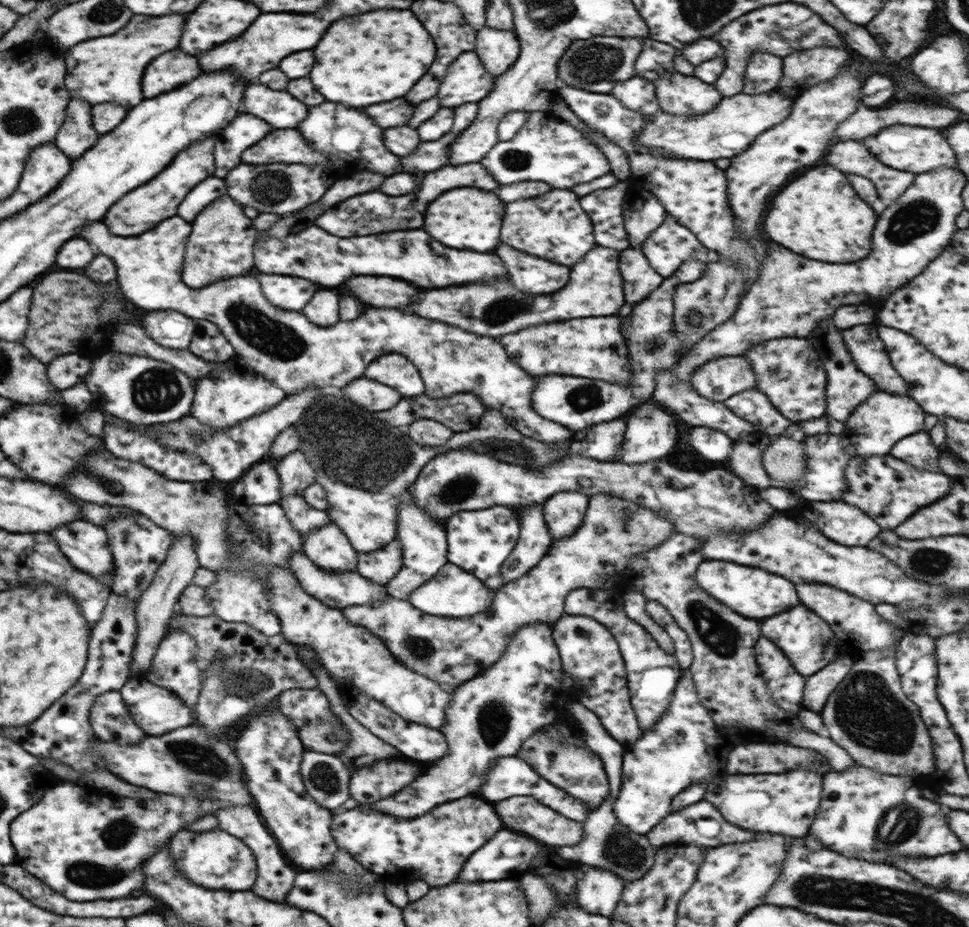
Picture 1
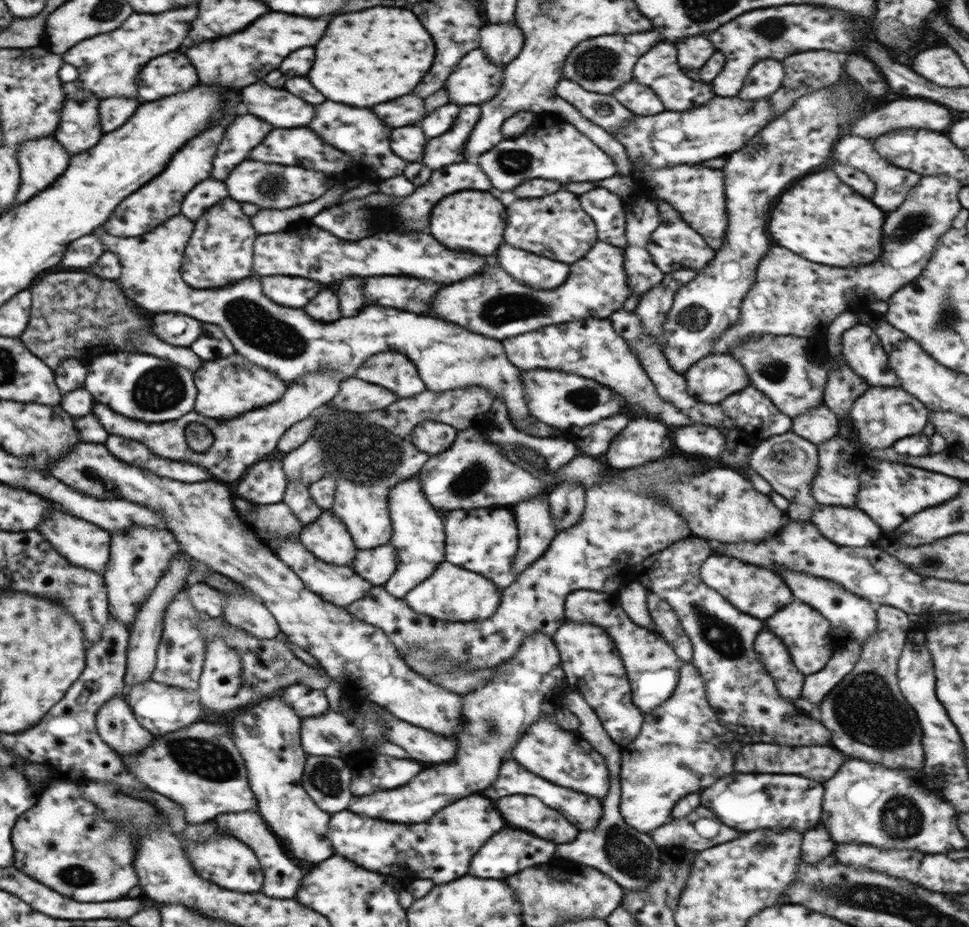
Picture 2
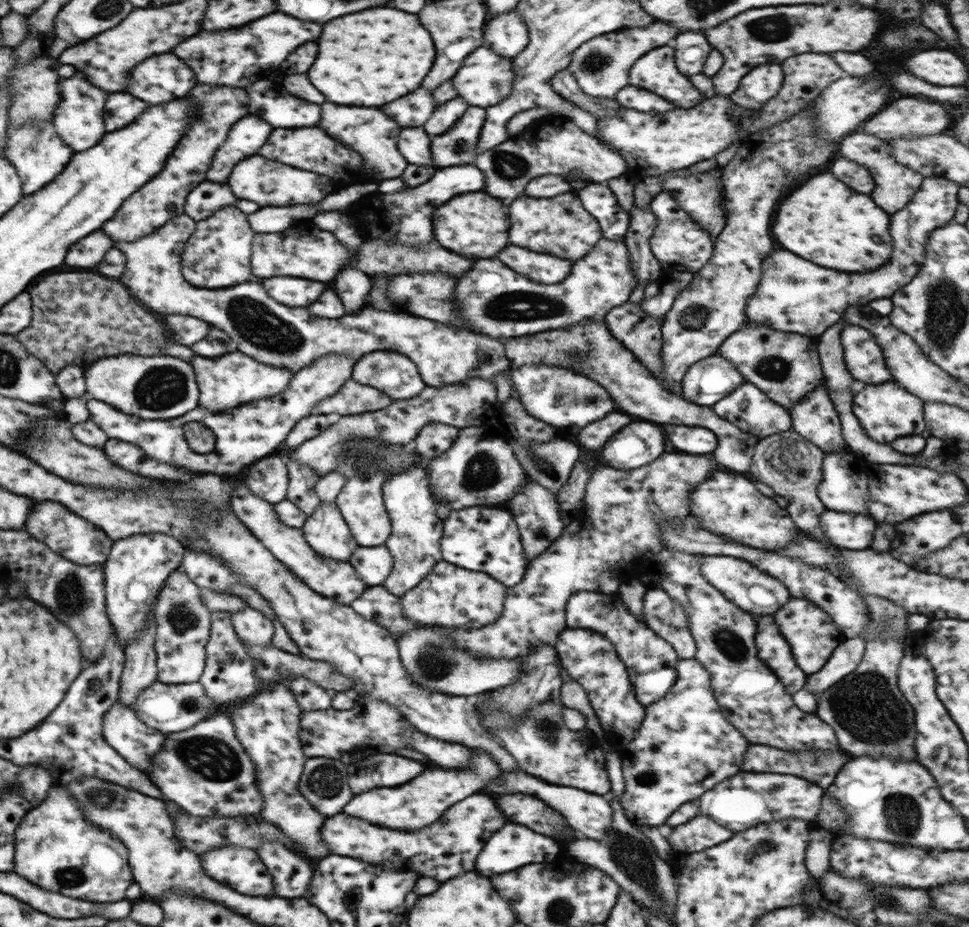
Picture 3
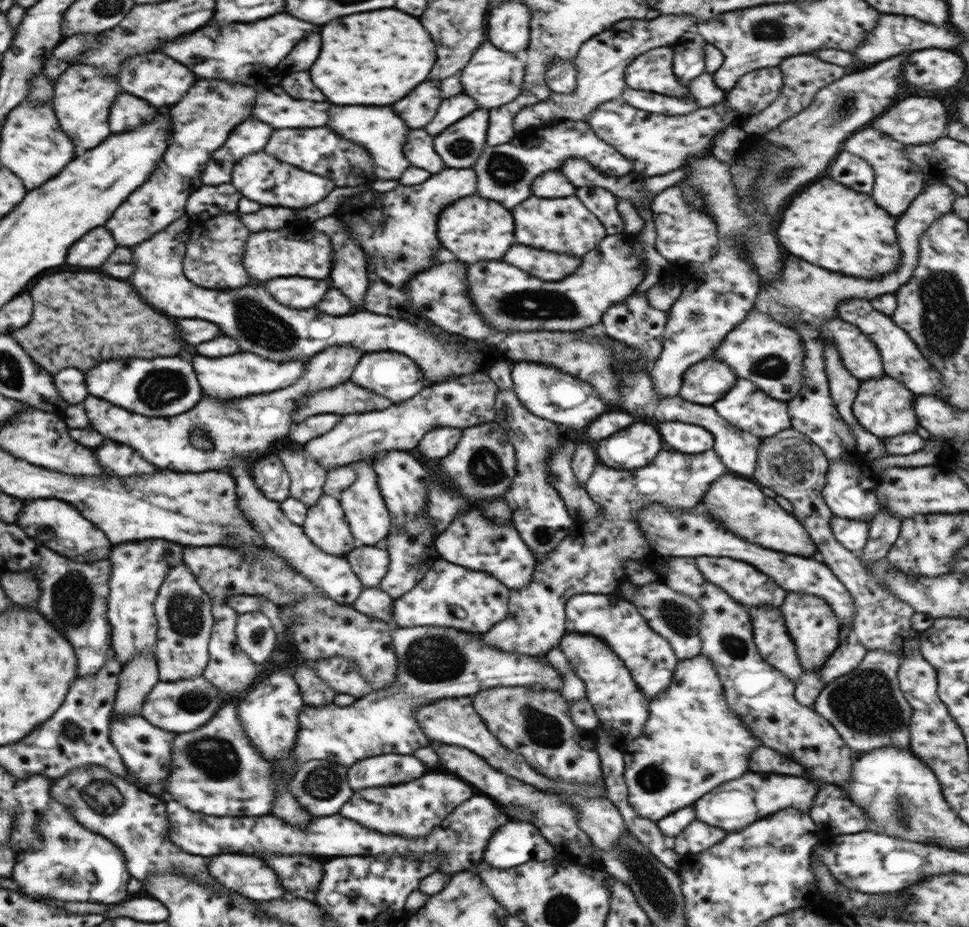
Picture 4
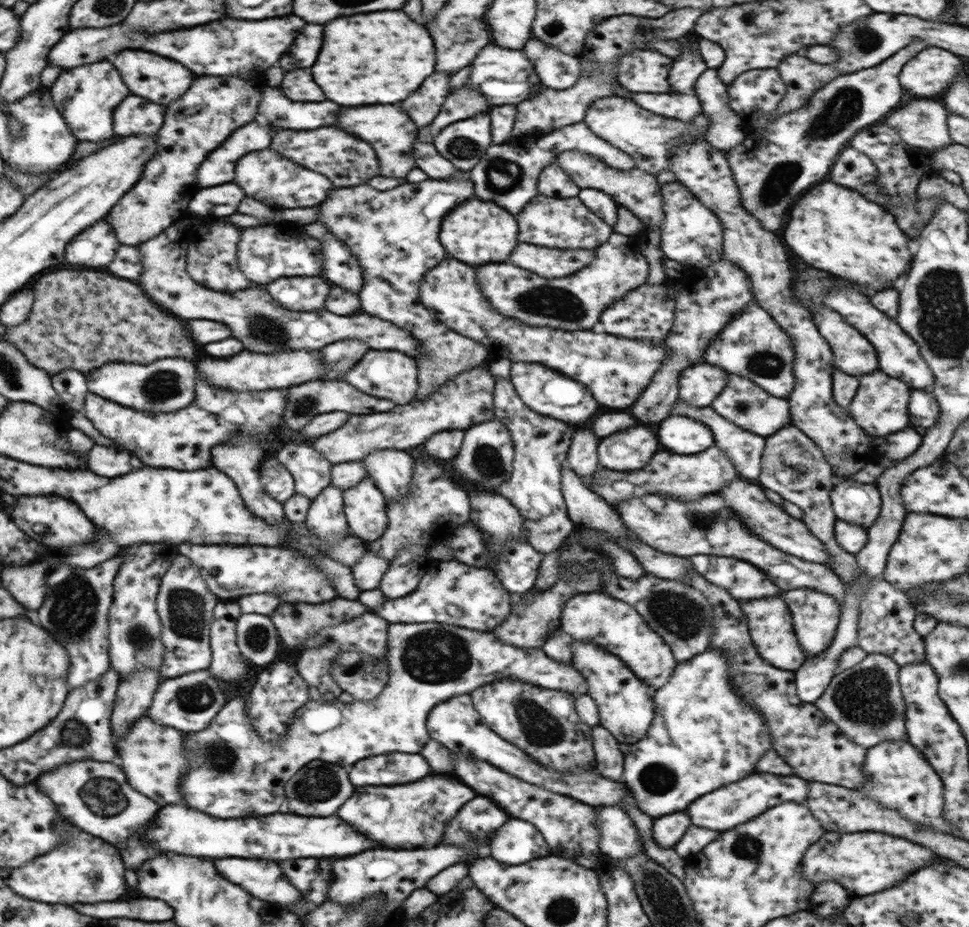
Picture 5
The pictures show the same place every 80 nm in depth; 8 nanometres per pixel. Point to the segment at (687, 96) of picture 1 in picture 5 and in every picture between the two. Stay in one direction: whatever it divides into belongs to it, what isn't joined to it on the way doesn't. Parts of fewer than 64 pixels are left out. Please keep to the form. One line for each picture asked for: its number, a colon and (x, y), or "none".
2: (658, 68)
3: (656, 71)
4: (652, 71)
5: (645, 70)

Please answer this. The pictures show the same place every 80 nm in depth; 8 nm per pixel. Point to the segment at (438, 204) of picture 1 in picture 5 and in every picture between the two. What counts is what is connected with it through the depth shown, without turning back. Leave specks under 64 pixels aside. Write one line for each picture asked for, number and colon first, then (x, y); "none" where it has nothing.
2: (474, 221)
3: (474, 225)
4: (474, 228)
5: (478, 232)

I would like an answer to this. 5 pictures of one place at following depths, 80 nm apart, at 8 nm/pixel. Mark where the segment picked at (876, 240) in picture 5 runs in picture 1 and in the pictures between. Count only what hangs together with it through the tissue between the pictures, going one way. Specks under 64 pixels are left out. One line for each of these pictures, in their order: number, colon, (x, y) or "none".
1: (817, 214)
2: (825, 221)
3: (823, 221)
4: (827, 224)

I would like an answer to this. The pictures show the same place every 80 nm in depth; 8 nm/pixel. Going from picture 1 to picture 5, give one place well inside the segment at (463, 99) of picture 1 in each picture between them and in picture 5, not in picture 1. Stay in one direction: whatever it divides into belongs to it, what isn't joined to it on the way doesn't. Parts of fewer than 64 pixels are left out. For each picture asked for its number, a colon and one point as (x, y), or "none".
2: (475, 80)
3: (485, 78)
4: (492, 77)
5: (504, 76)

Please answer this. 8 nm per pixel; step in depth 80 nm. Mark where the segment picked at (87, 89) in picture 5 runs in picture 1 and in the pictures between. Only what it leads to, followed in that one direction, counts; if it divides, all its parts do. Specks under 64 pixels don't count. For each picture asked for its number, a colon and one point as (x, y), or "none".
1: (76, 135)
2: (78, 129)
3: (79, 118)
4: (82, 96)

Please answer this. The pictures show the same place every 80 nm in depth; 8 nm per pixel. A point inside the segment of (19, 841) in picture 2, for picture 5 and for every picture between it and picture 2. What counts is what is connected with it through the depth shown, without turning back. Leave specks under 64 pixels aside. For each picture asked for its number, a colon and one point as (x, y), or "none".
3: (56, 847)
4: (72, 863)
5: (69, 873)

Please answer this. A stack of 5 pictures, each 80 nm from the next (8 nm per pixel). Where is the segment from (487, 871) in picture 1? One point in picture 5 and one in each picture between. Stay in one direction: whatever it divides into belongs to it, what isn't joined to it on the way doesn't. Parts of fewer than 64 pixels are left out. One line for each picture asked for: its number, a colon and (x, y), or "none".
2: (509, 851)
3: (513, 846)
4: (516, 842)
5: (516, 842)

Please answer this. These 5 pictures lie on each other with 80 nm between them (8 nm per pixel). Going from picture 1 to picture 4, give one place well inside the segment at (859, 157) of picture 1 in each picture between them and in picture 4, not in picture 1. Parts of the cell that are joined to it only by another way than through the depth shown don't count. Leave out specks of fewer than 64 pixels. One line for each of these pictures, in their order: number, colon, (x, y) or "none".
2: (892, 184)
3: (895, 183)
4: (898, 181)

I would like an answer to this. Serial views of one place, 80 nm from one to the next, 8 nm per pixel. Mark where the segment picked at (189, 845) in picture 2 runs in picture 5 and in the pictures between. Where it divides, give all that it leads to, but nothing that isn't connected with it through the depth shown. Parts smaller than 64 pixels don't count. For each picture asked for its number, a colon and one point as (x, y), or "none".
3: (240, 869)
4: (248, 875)
5: (264, 880)

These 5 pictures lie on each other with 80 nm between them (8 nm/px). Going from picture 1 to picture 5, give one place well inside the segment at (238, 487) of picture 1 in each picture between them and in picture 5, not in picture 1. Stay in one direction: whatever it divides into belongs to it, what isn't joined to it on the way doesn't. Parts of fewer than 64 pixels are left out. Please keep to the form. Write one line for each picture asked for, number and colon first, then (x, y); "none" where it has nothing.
2: (265, 483)
3: (268, 478)
4: (270, 476)
5: (278, 483)

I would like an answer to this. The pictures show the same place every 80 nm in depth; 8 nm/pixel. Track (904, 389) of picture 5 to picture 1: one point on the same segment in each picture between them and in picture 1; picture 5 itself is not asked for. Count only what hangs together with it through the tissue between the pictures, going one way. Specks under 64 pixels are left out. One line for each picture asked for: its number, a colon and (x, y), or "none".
1: (878, 423)
2: (882, 415)
3: (886, 411)
4: (884, 407)

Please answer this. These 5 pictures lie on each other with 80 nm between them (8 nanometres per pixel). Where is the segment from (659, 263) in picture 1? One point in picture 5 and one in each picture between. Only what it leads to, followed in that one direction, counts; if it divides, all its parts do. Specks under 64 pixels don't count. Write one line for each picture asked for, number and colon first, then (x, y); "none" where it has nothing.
2: (674, 245)
3: (678, 241)
4: (685, 234)
5: (692, 234)

